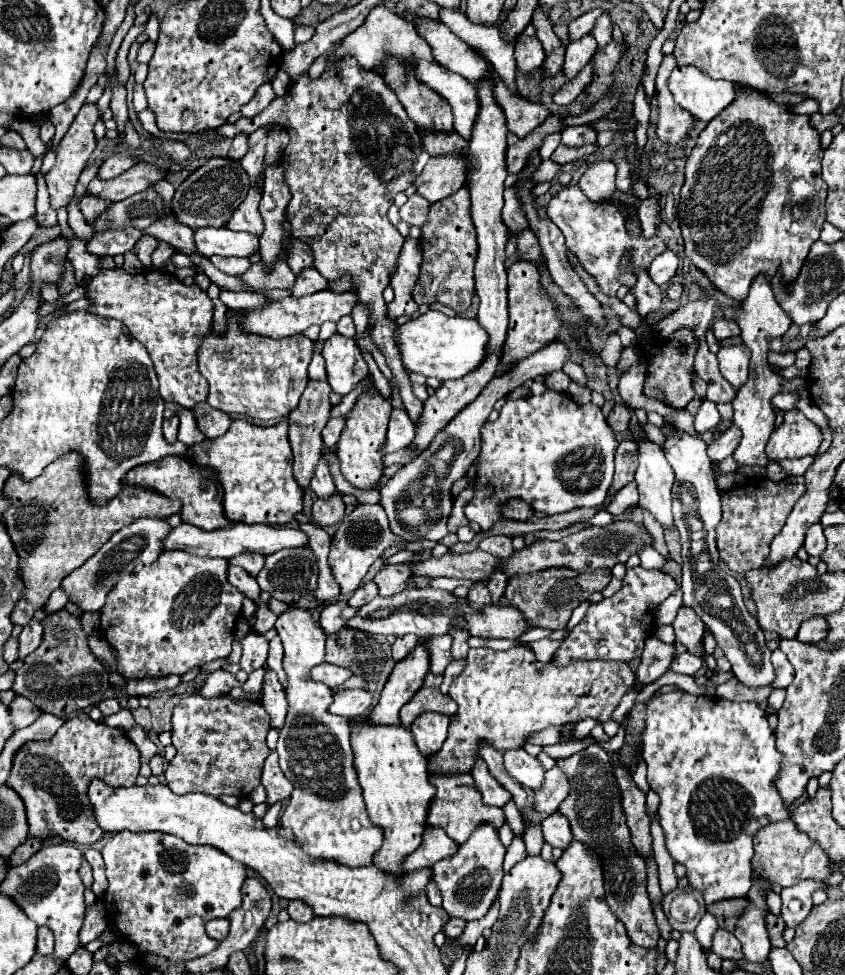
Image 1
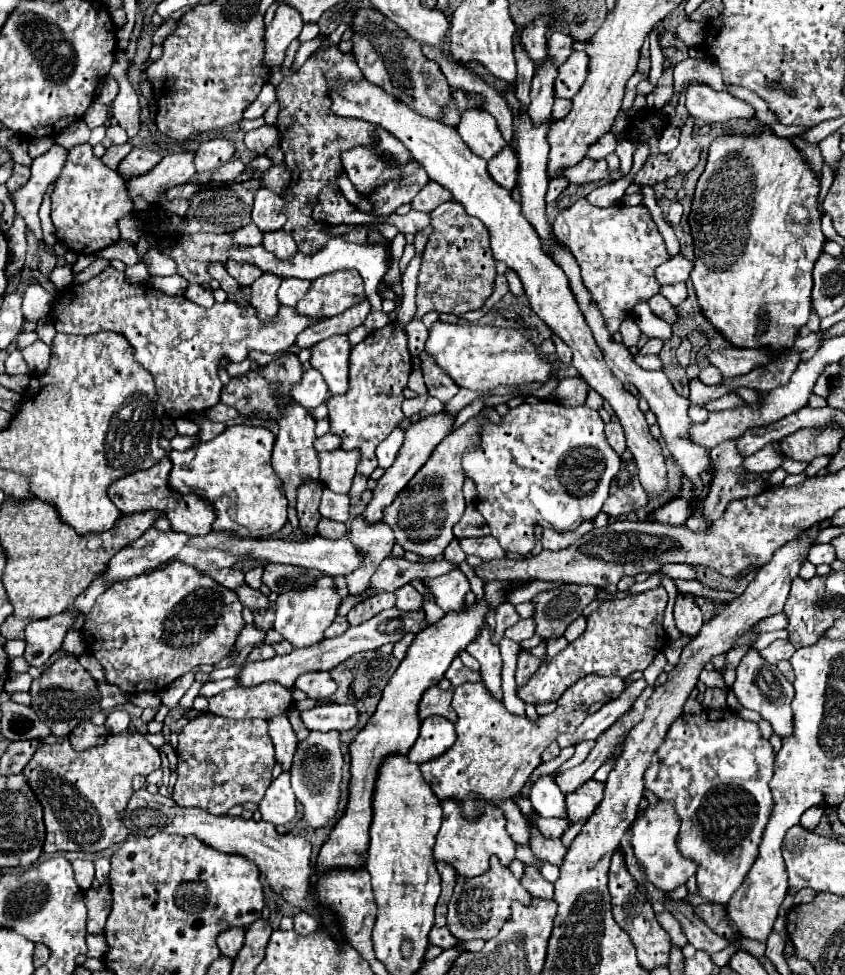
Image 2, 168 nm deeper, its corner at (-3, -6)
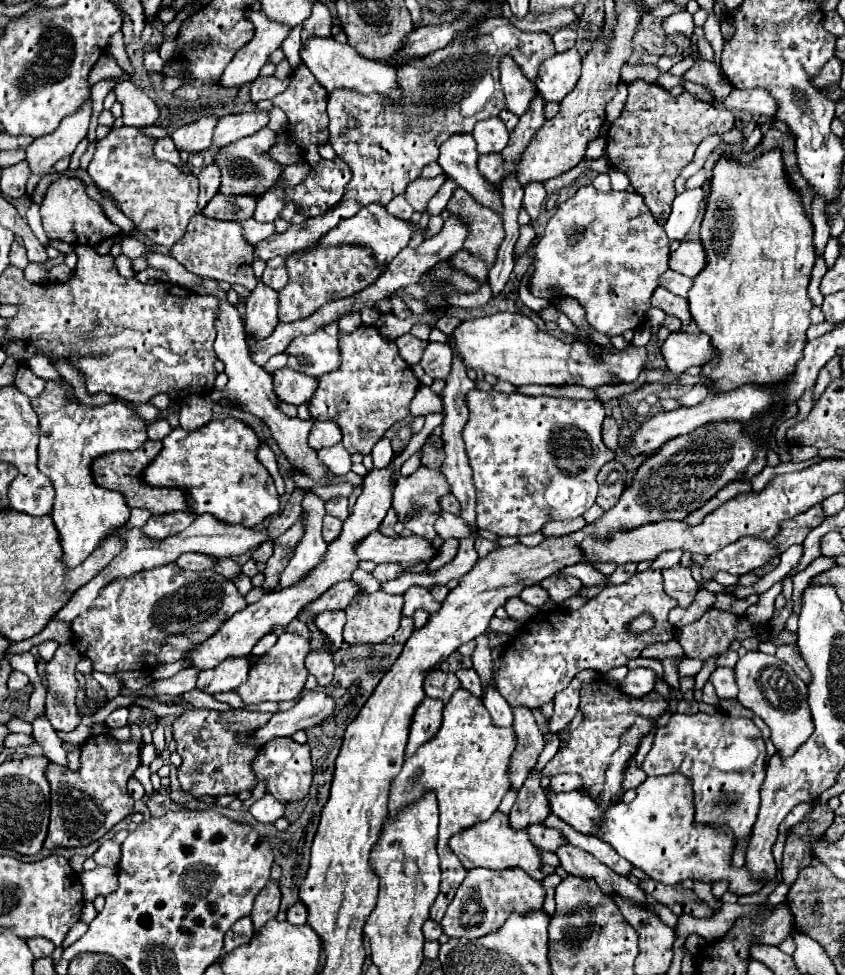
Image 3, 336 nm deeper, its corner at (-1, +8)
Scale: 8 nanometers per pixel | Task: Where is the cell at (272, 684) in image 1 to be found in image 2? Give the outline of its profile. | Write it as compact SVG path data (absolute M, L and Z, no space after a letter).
M286 714L270 718L268 726L270 726L270 738L272 738L274 748L276 748L276 762L282 766L284 772L288 772L290 770L290 762L294 758L296 744L298 744L296 734L294 734Z

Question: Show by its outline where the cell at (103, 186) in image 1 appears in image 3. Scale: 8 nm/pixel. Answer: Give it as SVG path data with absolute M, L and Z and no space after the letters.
M202 116L200 120L188 124L188 126L182 126L178 128L174 134L172 134L172 140L176 144L176 148L182 152L186 150L188 154L196 154L196 152L202 152L206 148L210 148L210 142L212 142L212 130L216 126L216 120L214 116Z

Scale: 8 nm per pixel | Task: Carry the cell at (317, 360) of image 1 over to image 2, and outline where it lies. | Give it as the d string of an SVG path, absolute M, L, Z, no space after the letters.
M308 368L308 370L304 370L298 386L294 386L294 390L290 390L290 394L300 406L306 406L306 410L314 410L322 402L326 402L328 386L318 370Z

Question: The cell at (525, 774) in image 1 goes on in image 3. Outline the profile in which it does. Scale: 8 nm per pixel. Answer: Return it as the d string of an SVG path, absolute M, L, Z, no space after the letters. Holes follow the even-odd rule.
M684 774L668 776L648 776L638 788L636 798L630 804L618 802L606 814L602 814L596 804L582 796L582 792L552 792L544 788L550 802L552 814L556 814L566 824L574 826L582 834L594 834L596 838L612 844L612 848L632 862L636 868L644 870L652 880L662 884L676 884L680 880L728 880L732 892L754 894L760 888L750 882L746 868L732 868L732 832L716 832L714 828L700 828L692 824L694 802L692 784ZM596 822L604 822L598 826Z

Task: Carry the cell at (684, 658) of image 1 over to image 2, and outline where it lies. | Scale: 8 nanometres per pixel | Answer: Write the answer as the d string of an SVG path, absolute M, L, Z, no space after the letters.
M702 670L700 674L700 680L708 686L708 688L720 688L720 690L730 690L726 684L724 684L724 678L722 674L718 672L708 672L708 670Z

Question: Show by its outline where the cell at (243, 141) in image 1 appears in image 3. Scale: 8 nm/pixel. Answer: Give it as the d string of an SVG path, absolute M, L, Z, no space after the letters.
M216 162L208 164L206 168L200 170L198 174L198 180L200 180L200 196L198 196L198 210L202 210L208 200L218 192L218 186L220 186L220 166Z

